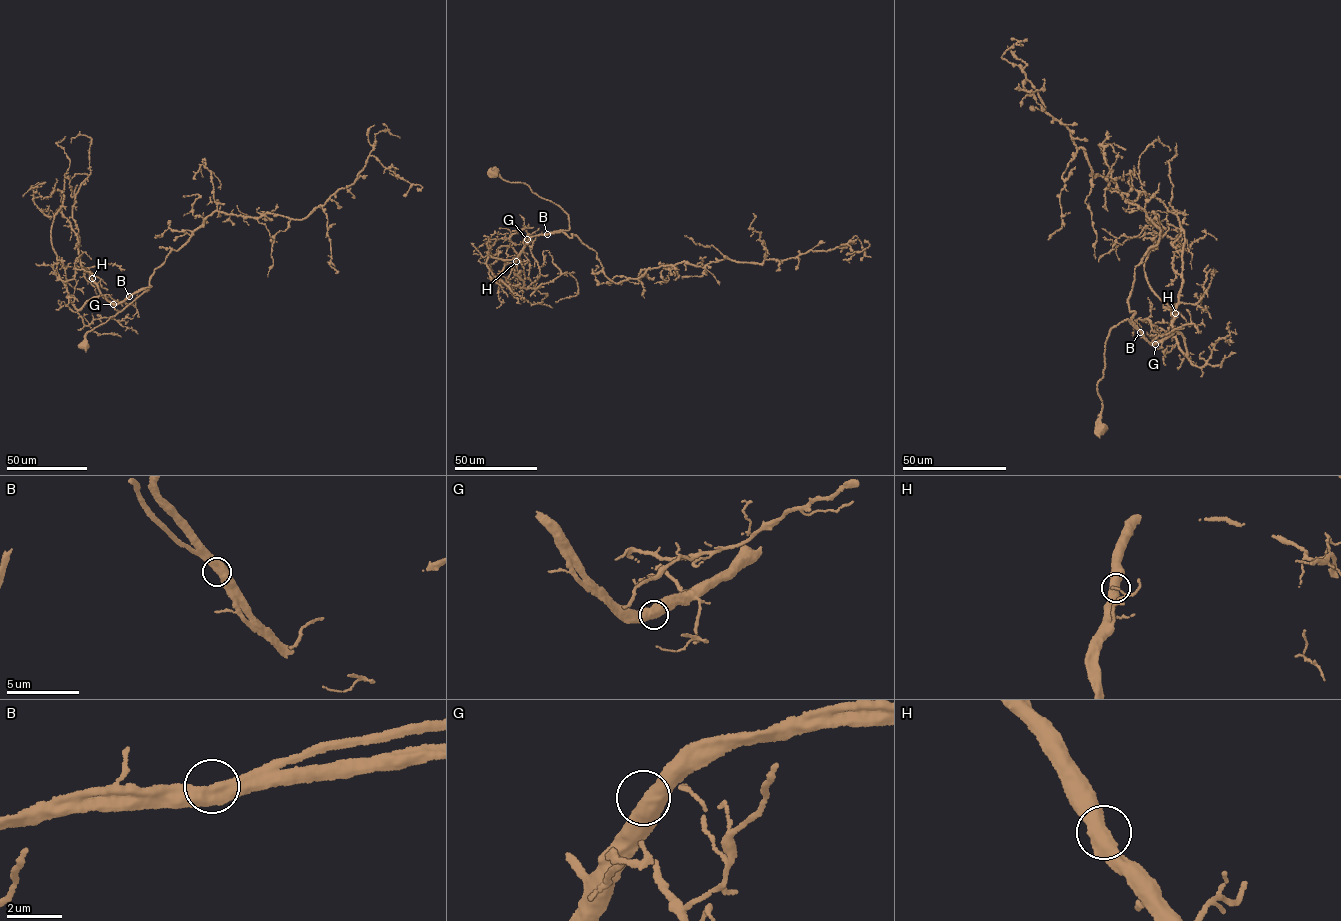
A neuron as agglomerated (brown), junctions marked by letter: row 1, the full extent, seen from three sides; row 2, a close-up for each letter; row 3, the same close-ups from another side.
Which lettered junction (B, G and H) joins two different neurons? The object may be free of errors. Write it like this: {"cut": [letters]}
{"cut": []}

